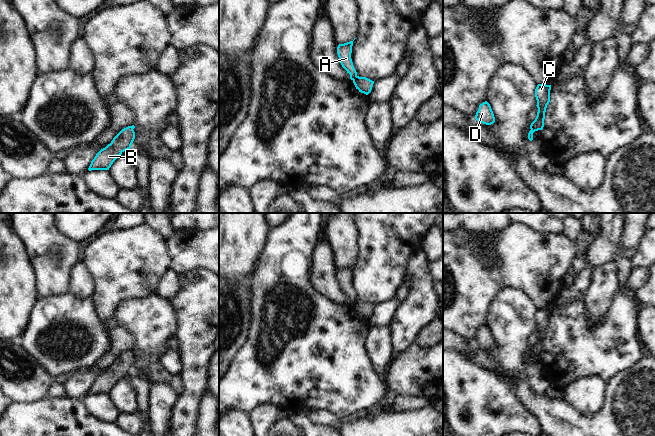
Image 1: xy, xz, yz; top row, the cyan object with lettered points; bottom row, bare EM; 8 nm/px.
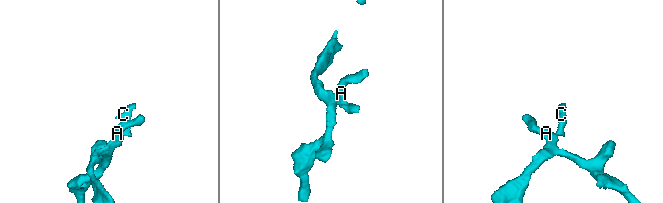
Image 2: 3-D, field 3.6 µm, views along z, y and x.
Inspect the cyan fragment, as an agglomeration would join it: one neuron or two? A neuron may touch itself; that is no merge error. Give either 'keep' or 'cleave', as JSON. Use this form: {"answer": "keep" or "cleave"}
{"answer": "cleave"}

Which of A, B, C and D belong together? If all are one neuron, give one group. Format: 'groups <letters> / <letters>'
groups A B D / C

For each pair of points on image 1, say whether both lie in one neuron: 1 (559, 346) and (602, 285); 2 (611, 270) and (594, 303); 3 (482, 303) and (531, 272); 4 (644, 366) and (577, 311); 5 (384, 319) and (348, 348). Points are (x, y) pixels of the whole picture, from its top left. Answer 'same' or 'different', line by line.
1: different
2: same
3: same
4: different
5: different

